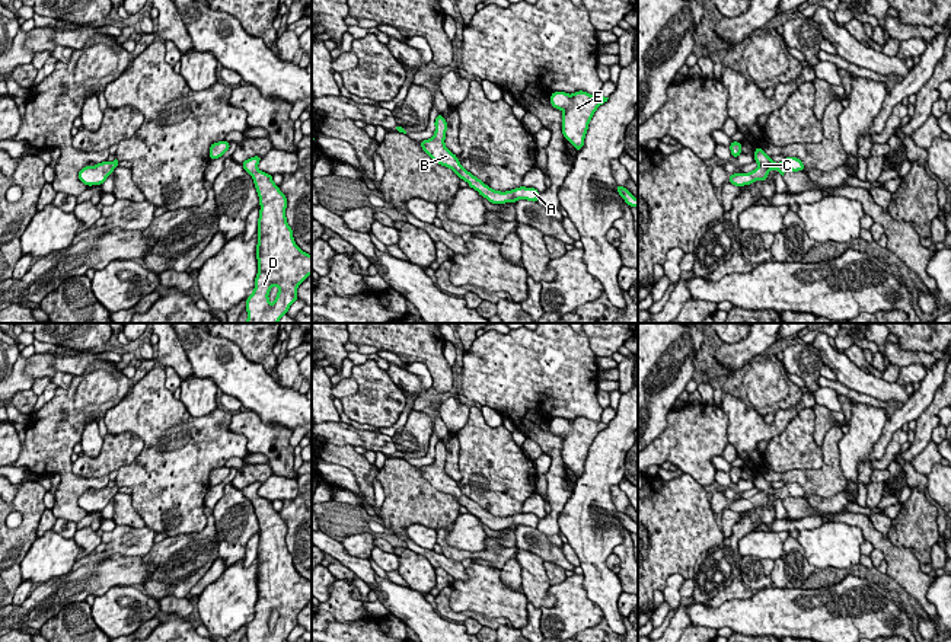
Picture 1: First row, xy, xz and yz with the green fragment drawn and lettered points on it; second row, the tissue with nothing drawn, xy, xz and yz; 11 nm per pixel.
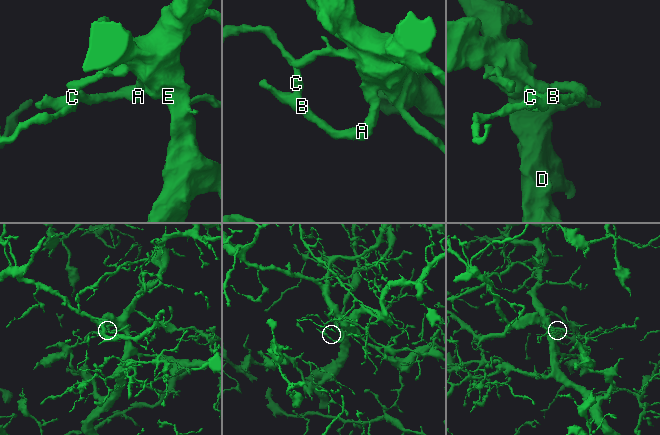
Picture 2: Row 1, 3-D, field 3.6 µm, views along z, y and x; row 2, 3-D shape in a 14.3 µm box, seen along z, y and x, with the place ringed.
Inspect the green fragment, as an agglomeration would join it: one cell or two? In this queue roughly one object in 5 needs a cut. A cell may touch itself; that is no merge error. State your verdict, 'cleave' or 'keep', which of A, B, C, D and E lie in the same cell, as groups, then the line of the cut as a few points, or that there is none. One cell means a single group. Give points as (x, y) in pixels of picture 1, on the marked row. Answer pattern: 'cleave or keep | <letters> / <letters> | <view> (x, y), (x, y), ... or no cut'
keep | A B C D E | no cut

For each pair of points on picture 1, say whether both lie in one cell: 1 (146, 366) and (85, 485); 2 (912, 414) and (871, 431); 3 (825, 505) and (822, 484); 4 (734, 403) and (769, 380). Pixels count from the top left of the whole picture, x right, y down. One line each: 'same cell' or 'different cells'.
1: same cell
2: different cells
3: different cells
4: different cells

